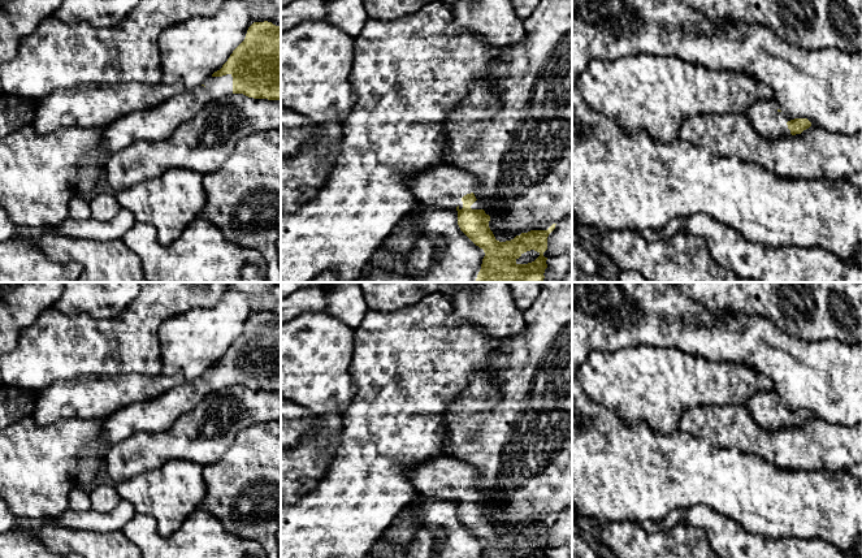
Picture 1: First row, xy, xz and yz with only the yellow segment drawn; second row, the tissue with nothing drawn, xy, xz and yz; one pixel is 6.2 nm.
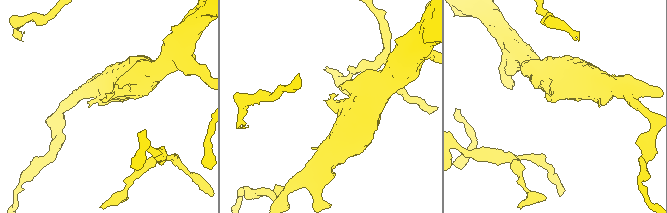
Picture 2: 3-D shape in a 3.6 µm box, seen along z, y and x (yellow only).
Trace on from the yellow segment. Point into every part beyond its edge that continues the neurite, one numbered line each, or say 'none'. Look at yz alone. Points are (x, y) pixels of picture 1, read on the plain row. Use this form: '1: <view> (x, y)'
1: yz (763, 406)

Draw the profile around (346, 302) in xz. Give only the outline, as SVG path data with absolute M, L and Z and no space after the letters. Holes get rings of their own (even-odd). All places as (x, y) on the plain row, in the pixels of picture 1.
M329 282L324 291L326 313L355 330L369 311L359 282Z

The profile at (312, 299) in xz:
M307 287L281 298L281 324L285 324L304 312L326 313L328 300L324 289Z

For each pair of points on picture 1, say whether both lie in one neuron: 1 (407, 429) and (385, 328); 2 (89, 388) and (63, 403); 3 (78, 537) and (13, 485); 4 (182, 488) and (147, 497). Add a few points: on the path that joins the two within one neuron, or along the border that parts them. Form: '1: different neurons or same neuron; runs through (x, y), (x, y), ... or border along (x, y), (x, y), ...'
1: same neuron; runs through (403, 405), (403, 359), (397, 353)
2: same neuron; runs through (82, 394), (78, 398), (69, 399)
3: different neurons; border along (56, 518), (43, 519)
4: same neuron; runs through (173, 492), (170, 494), (156, 494)

